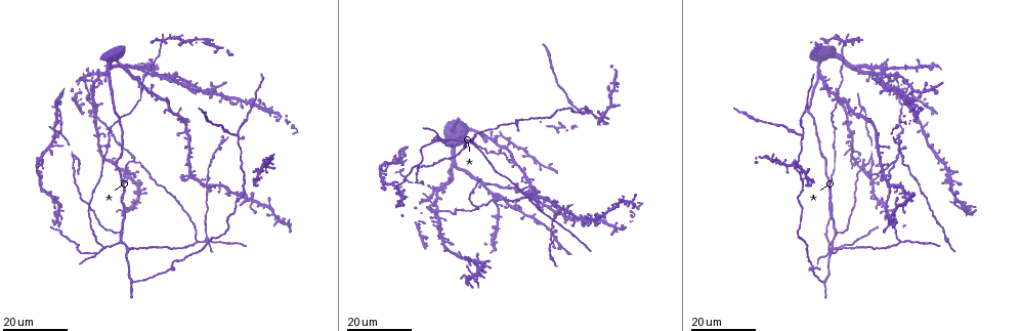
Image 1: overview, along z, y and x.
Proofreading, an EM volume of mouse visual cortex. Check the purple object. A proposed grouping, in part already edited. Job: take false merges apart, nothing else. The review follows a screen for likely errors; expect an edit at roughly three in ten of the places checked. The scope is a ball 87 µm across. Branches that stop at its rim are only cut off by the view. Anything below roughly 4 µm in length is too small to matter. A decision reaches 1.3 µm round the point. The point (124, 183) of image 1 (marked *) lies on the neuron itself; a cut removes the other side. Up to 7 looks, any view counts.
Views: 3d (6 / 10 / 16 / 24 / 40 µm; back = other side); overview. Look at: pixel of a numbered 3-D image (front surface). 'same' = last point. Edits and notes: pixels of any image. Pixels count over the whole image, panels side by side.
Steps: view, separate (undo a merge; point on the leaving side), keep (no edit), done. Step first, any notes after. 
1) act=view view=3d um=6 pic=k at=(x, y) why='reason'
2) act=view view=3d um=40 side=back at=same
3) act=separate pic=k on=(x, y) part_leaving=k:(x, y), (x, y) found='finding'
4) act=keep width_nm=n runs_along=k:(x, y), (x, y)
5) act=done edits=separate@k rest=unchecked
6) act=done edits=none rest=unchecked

act=view view=3d um=16 pic=1 at=(438, 137) why='branch point'

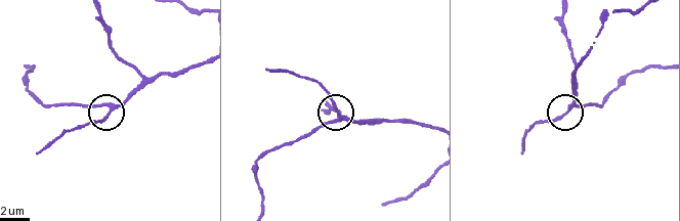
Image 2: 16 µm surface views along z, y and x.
act=view view=3d um=10 pic=2 at=(109, 106)

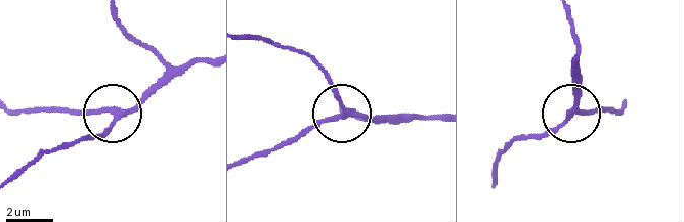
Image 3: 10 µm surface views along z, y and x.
act=view view=3d um=10 side=back pic=3 at=(570, 113) why='from behind'

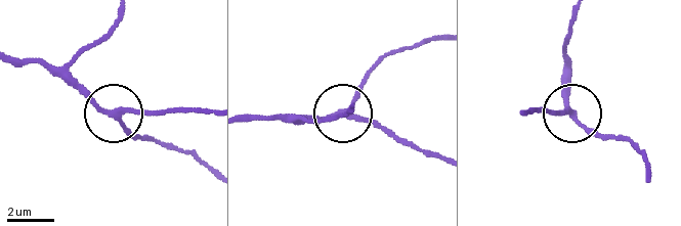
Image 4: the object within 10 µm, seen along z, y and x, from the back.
act=keep side_arm_um=8 runs_along=4:(246, 117), (340, 112), (367, 72) found='all the same neuron'

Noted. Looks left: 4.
act=view view=3d um=16 pic=1 at=(462, 141) why='arms part here'

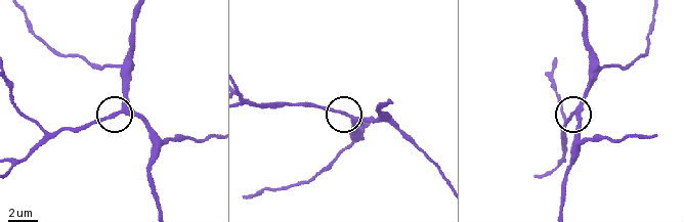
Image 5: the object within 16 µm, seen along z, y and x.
act=view view=3d um=6 pic=5 at=(123, 111) why='closer look'

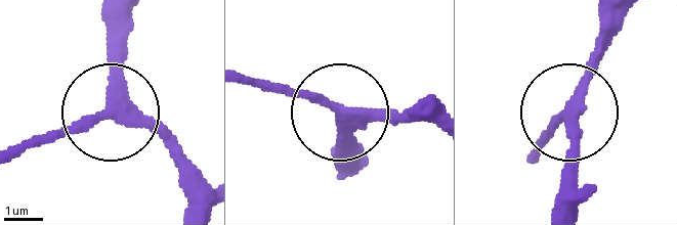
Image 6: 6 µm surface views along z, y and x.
act=keep width_nm=300 found='continuous, no second neuron'

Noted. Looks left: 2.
act=view view=3d um=24 pic=1 at=(913, 177)

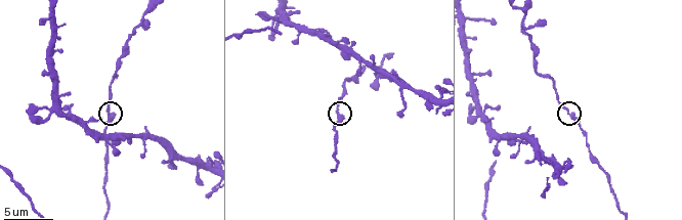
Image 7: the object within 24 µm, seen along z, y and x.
act=view view=3d um=6 pic=7 at=(338, 118)

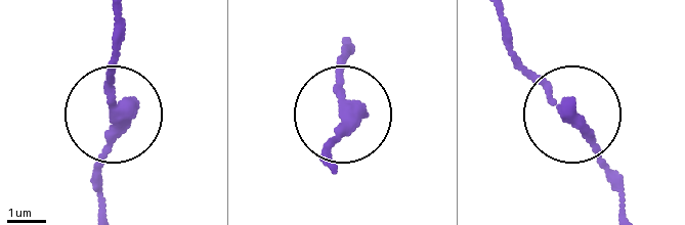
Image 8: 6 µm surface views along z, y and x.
act=keep width_nm=350 found='all the same neuron'

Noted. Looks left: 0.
act=done edits=none rest=unchecked

